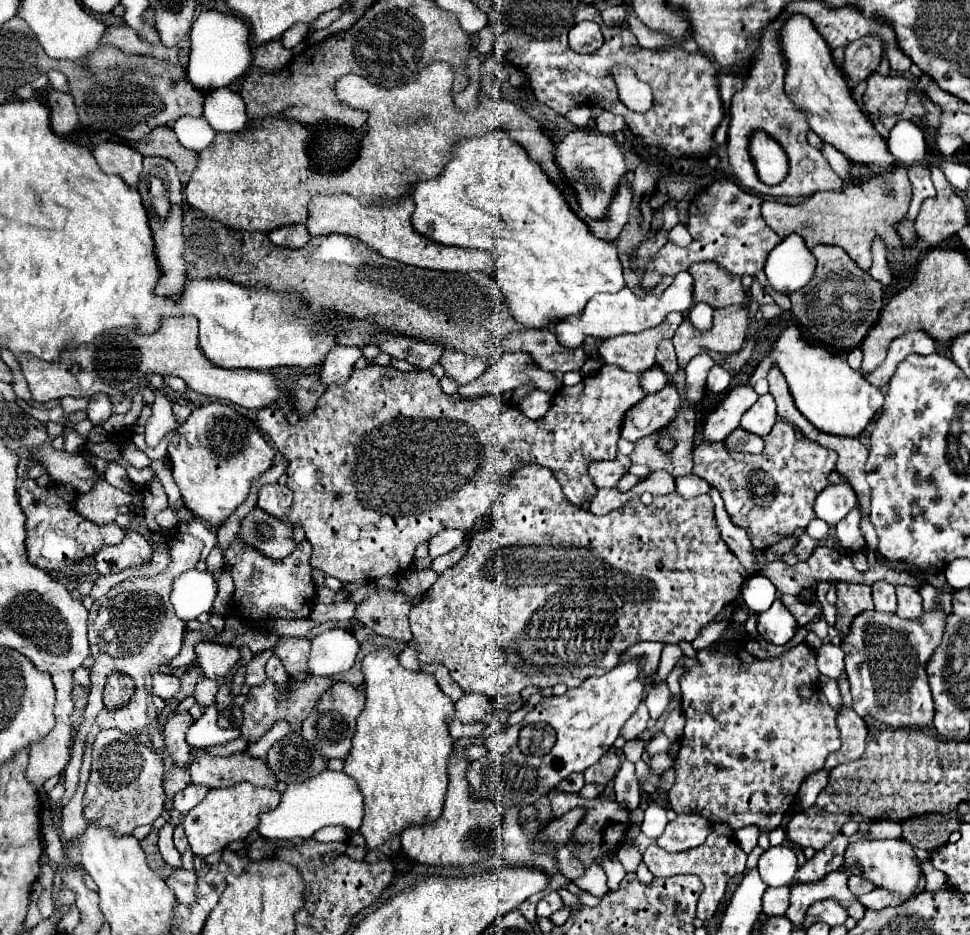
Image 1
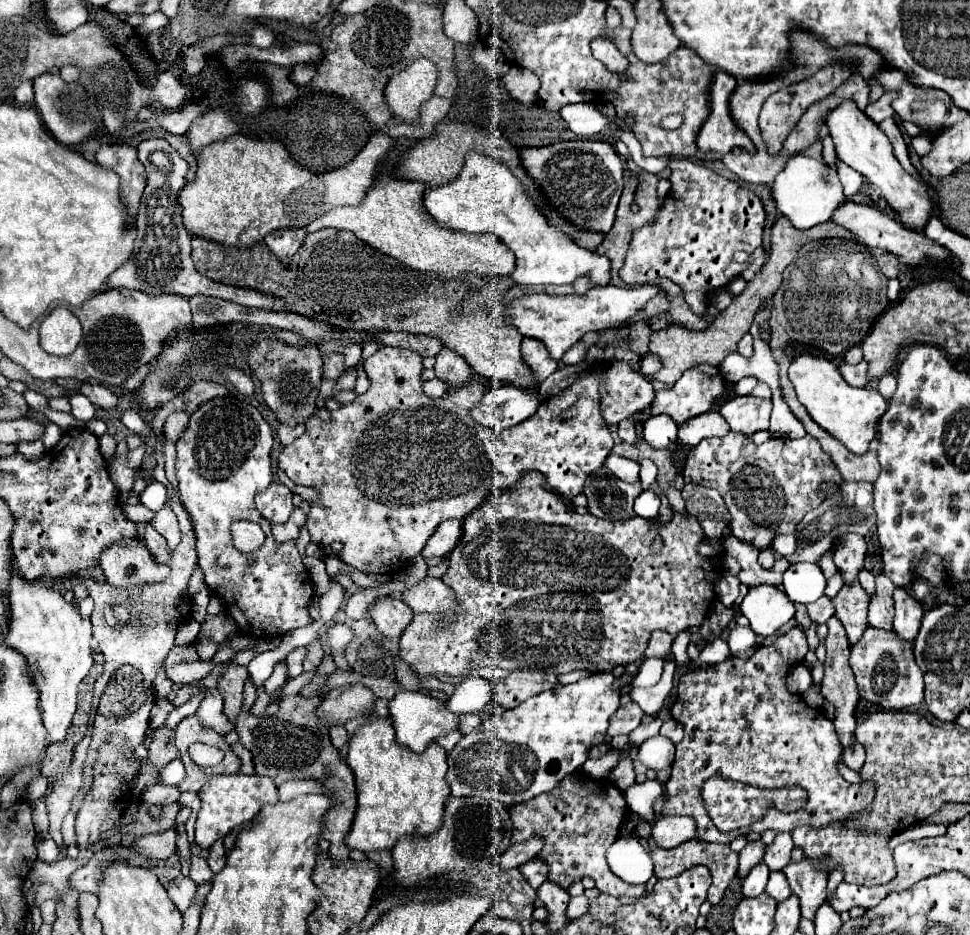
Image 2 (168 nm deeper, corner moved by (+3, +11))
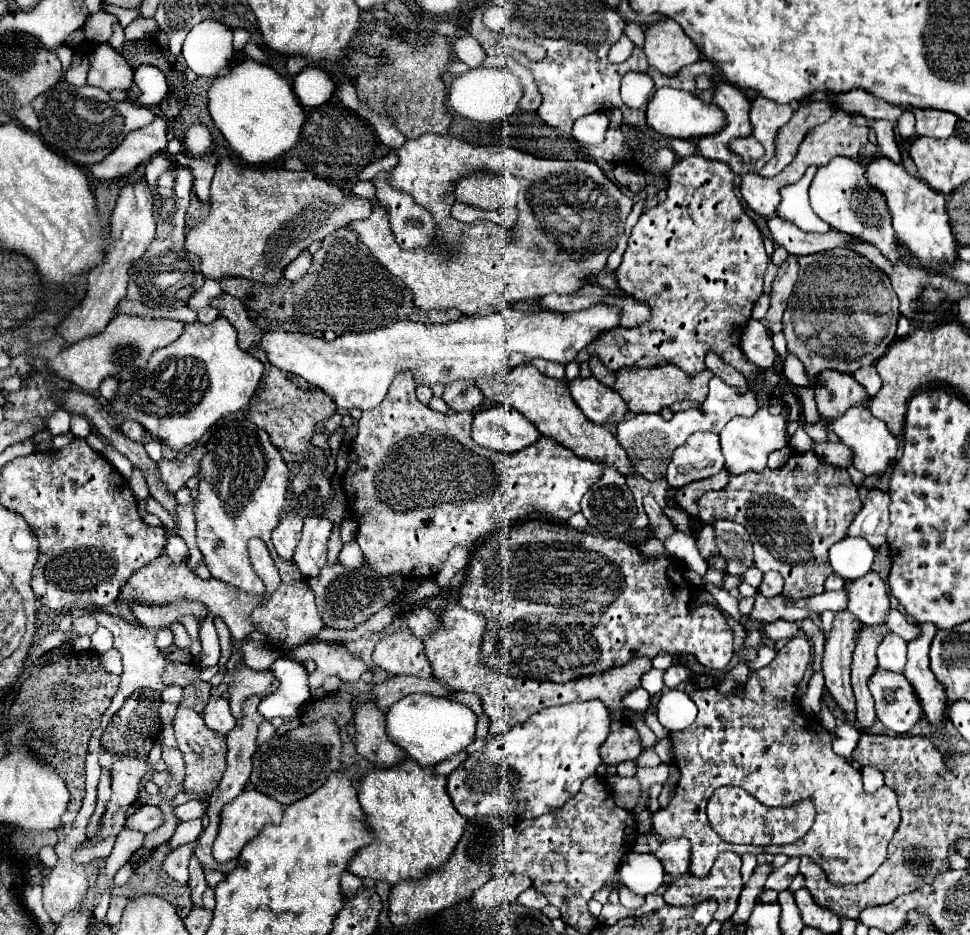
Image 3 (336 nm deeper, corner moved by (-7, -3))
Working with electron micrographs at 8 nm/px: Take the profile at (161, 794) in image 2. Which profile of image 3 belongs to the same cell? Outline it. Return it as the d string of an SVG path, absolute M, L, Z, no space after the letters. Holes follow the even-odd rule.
M142 806L138 808L132 816L126 818L126 828L130 830L140 830L144 834L152 832L162 824L162 812L156 806Z

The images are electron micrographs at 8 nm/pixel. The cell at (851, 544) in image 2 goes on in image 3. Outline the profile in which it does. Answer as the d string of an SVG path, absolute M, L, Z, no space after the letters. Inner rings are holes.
M876 572L852 580L844 586L848 590L848 610L854 612L866 626L882 626L886 610L890 610L890 598L882 578Z

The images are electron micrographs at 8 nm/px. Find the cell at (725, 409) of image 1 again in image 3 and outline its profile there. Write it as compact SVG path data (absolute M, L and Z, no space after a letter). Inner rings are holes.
M696 432L686 440L686 444L674 450L666 482L670 488L682 488L690 482L714 476L722 468L724 456L720 452L720 438L712 432Z

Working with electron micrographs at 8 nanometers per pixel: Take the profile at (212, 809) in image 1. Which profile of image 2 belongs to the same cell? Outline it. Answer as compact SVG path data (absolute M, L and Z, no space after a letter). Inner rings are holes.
M232 774L232 776L212 776L202 790L198 792L202 806L196 818L196 844L200 848L210 848L218 838L224 838L232 828L250 822L258 816L264 804L278 802L278 786L264 776L246 776L246 774Z

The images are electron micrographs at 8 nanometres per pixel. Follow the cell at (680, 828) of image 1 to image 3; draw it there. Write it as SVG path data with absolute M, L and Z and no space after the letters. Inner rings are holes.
M686 838L662 840L654 856L662 862L666 874L682 876L688 872L688 864L690 864L690 842Z

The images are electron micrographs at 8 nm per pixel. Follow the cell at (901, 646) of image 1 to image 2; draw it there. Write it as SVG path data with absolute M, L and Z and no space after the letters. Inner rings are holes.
M868 626L862 638L850 646L850 666L860 696L884 710L902 710L924 702L924 674L916 666L912 642L900 642L892 630L876 630L874 626Z

